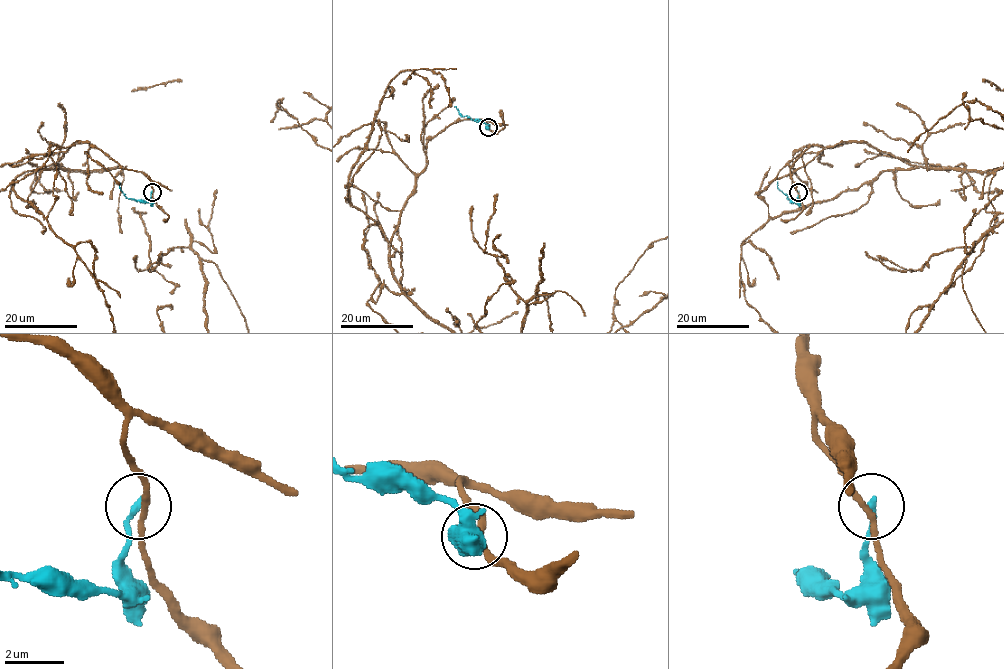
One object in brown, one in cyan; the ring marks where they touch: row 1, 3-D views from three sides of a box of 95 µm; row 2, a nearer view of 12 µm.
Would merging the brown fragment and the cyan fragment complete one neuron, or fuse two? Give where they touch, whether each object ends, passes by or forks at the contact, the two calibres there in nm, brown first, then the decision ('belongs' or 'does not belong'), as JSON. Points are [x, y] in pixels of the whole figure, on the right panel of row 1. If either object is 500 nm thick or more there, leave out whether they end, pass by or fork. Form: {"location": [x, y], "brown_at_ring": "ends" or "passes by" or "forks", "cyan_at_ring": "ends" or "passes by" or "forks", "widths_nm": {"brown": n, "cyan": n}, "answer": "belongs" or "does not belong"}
{"location": [798, 192], "brown_at_ring": "passes by", "cyan_at_ring": "ends", "widths_nm": {"brown": 200, "cyan": 240}, "answer": "does not belong"}

